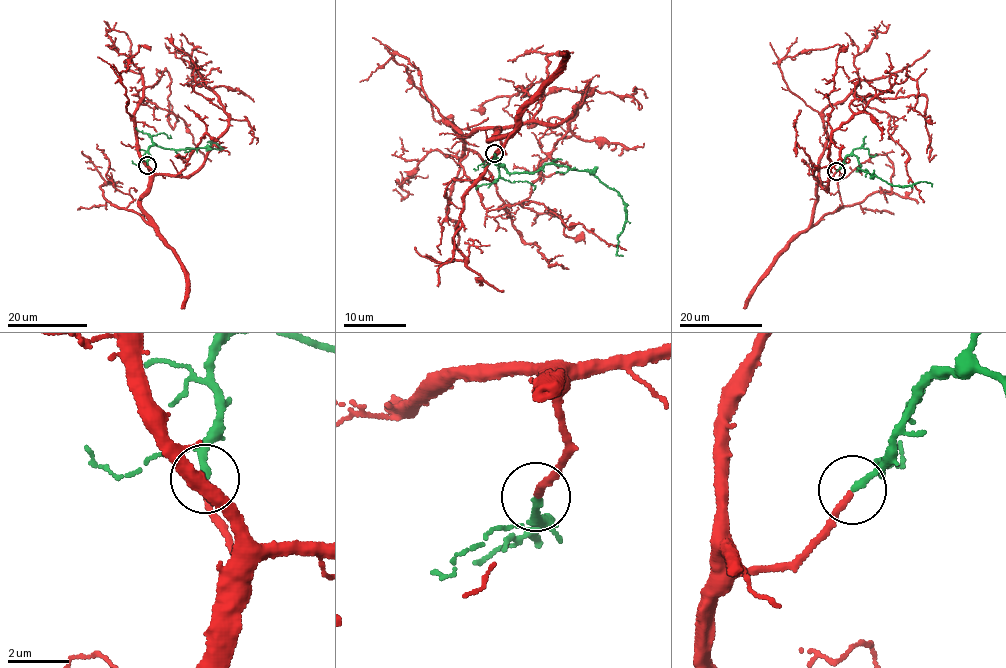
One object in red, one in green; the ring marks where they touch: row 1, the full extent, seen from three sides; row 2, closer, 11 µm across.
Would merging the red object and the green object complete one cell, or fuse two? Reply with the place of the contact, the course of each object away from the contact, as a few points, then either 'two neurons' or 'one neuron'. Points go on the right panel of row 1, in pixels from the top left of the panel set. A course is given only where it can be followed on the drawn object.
place (836, 171); course red (836, 171), (818, 179), (821, 186), (828, 190), (830, 136), (894, 83), (916, 81), (915, 110), (934, 122); course green (836, 171), (845, 157), (855, 155), (861, 165), (858, 167), (889, 183), (900, 186), (926, 182), (932, 187); one neuron

